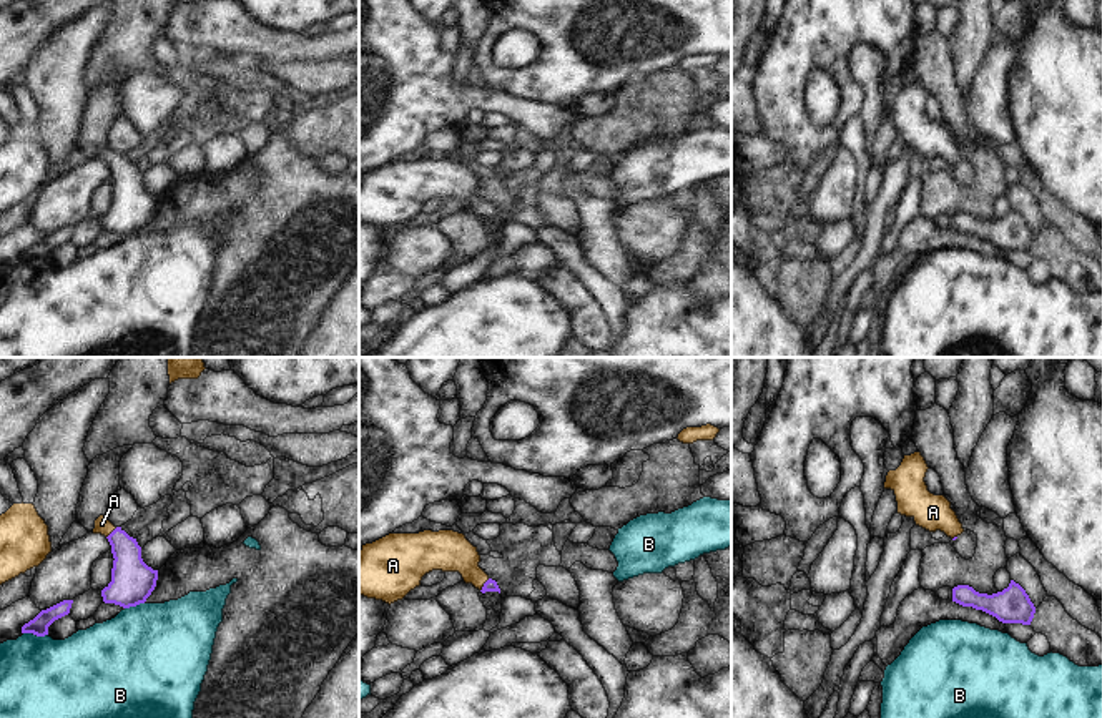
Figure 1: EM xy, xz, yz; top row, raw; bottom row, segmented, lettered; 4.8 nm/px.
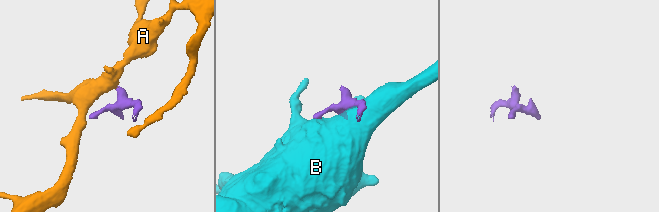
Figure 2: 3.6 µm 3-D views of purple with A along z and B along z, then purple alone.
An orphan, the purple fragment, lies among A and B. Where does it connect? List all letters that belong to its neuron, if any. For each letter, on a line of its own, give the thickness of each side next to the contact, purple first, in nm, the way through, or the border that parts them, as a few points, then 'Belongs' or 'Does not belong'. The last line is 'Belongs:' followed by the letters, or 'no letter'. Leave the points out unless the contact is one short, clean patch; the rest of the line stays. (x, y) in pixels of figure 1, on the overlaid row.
A: Thickness 60 nm (purple) against 200 nm. Path across: xz (491, 585), (484, 585), (447, 550). Belongs
B: Thickness 90 nm (purple) against 380 nm. Does not belong
Belongs: A.

